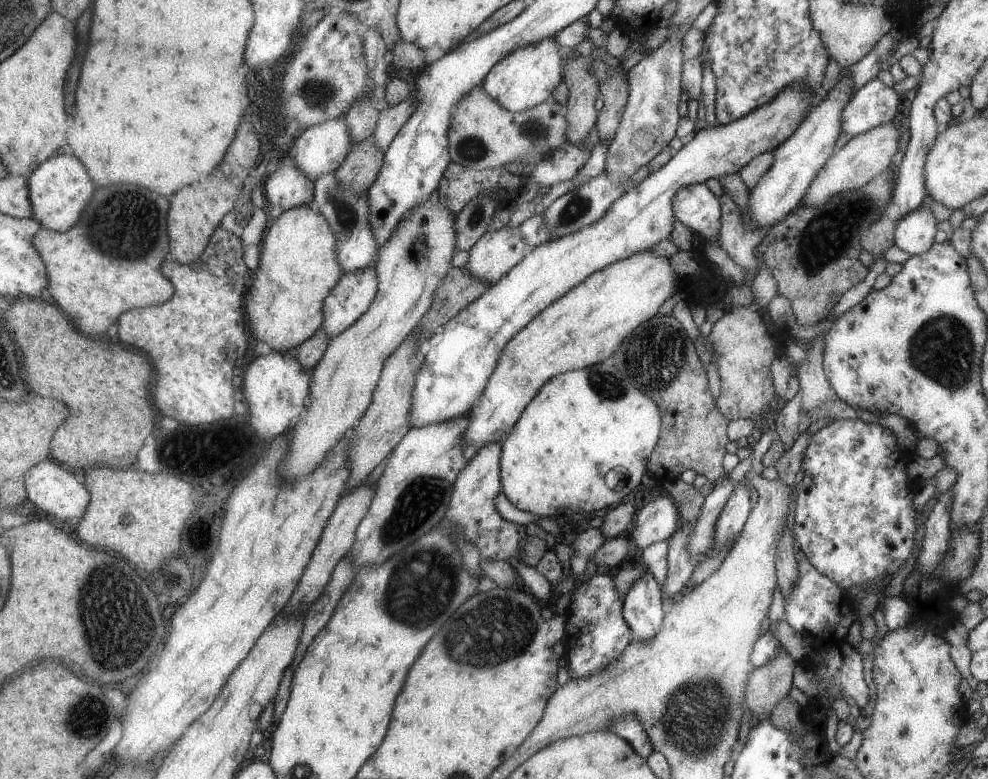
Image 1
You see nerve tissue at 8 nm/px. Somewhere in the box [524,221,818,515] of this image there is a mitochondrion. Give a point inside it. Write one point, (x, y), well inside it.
(660, 350)

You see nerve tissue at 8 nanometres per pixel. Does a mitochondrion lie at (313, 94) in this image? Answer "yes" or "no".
yes

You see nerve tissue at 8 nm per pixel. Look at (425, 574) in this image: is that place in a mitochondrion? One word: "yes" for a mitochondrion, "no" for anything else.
yes

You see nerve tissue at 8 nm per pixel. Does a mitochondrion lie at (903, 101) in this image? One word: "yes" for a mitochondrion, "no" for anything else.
no

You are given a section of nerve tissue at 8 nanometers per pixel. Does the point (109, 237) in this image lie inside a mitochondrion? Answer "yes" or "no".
yes

